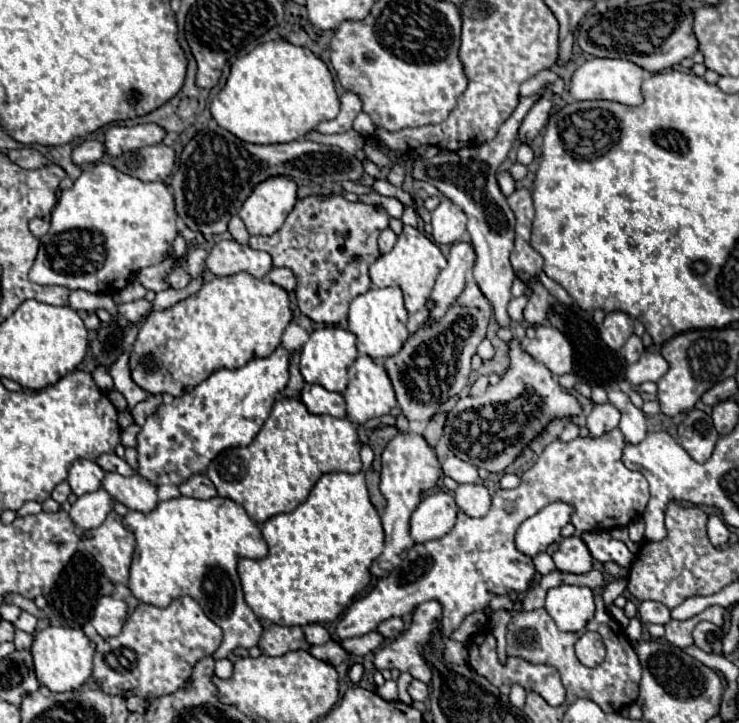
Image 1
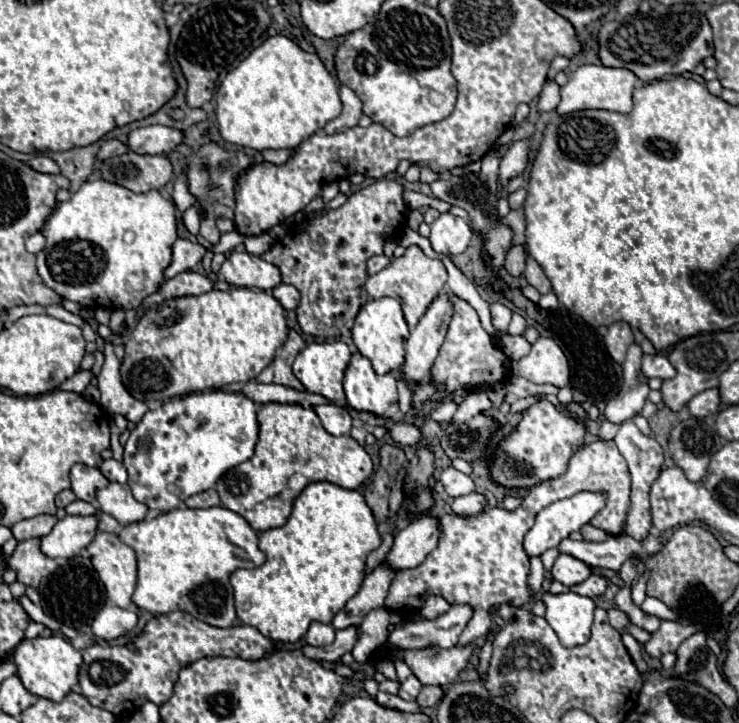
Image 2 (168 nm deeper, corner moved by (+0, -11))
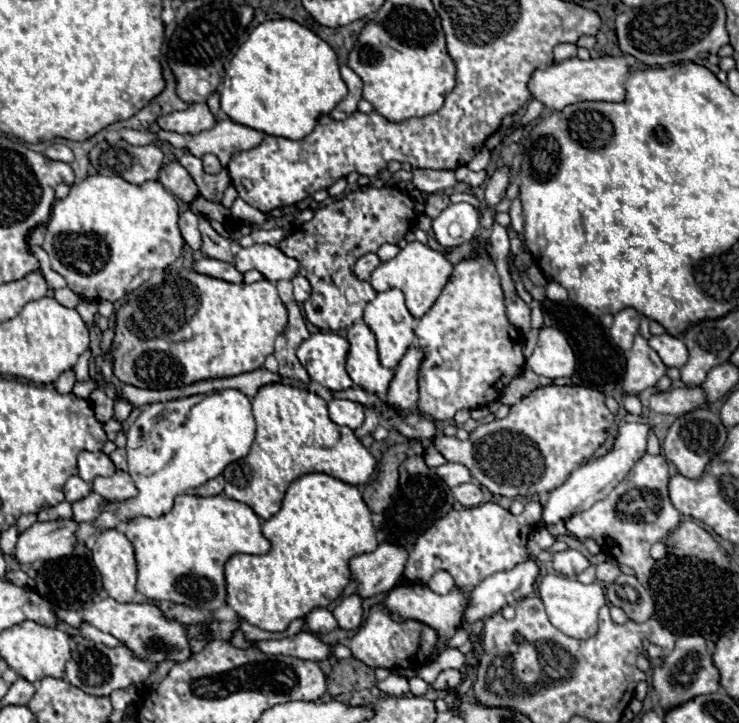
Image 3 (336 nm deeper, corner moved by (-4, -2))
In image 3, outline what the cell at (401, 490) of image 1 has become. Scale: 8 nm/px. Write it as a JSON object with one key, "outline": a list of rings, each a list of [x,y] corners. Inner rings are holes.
{"outline":[[[354,593],[350,597],[344,597],[340,601],[340,605],[336,605],[336,609],[332,611],[338,619],[338,625],[340,629],[358,629],[362,625],[362,619],[364,619],[364,607],[362,607],[364,599]]]}

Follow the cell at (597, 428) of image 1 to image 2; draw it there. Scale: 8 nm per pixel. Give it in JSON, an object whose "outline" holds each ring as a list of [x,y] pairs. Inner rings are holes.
{"outline":[[[632,344],[624,360],[624,384],[616,394],[616,398],[612,398],[604,410],[604,416],[610,422],[622,424],[642,410],[650,388],[648,378],[642,374],[640,364],[642,364],[642,348],[638,344]]]}

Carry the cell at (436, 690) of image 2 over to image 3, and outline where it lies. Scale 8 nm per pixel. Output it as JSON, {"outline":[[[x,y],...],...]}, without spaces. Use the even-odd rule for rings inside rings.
{"outline":[[[452,669],[452,671],[442,671],[442,673],[436,677],[436,681],[432,683],[432,687],[434,687],[436,691],[452,691],[452,689],[456,689],[460,683],[462,683],[462,673],[456,671],[456,669]]]}

